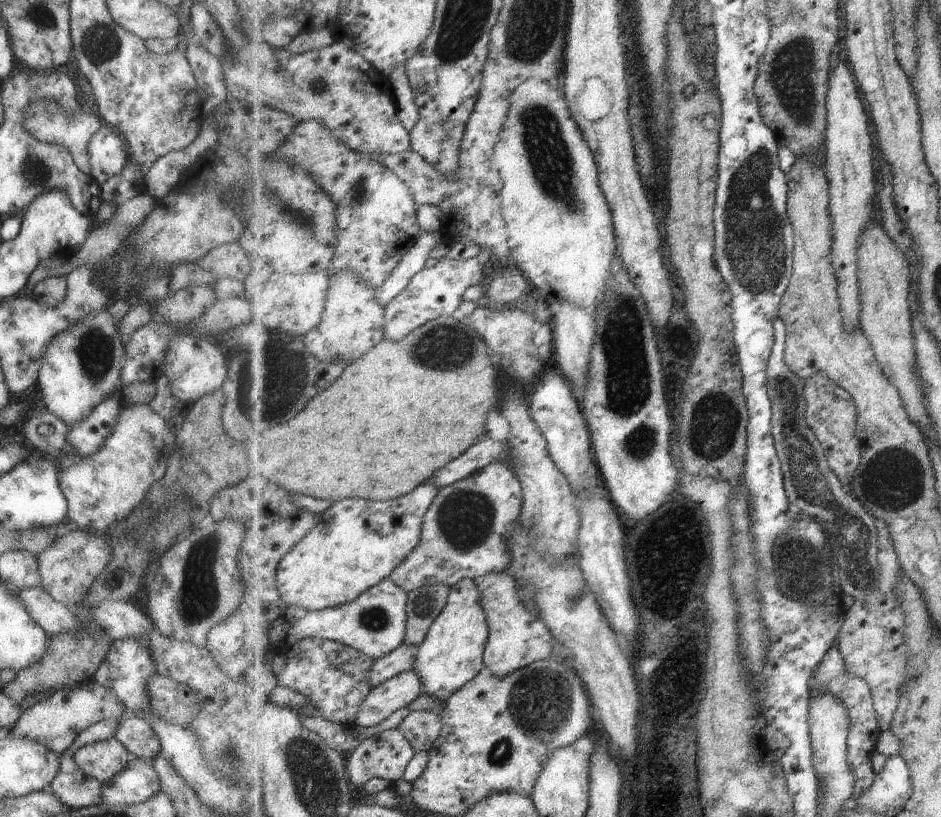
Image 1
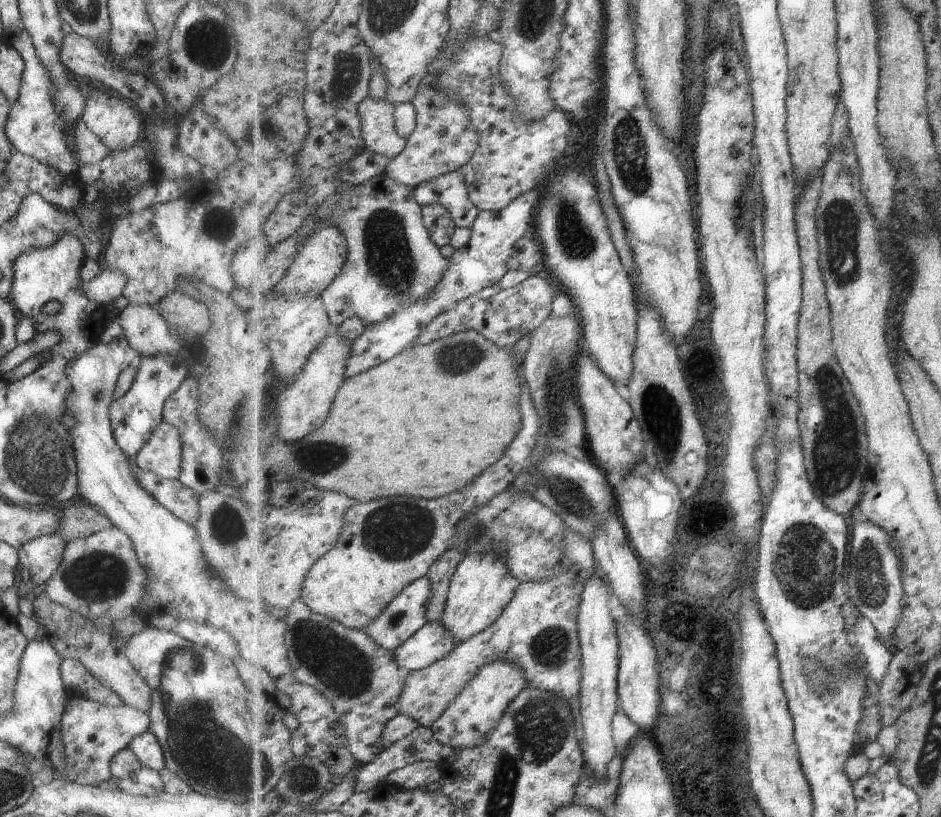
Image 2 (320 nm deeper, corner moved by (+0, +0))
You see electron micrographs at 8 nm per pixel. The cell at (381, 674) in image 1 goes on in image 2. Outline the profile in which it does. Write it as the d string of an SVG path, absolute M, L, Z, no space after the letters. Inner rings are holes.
M440 622L425 624L407 643L394 651L395 660L401 668L424 670L446 658L456 648L451 634Z

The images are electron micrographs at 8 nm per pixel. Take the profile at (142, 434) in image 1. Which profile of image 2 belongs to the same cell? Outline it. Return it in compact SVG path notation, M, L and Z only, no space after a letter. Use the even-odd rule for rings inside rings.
M160 421L131 460L143 472L176 480L181 469L180 443L179 432L171 424Z

